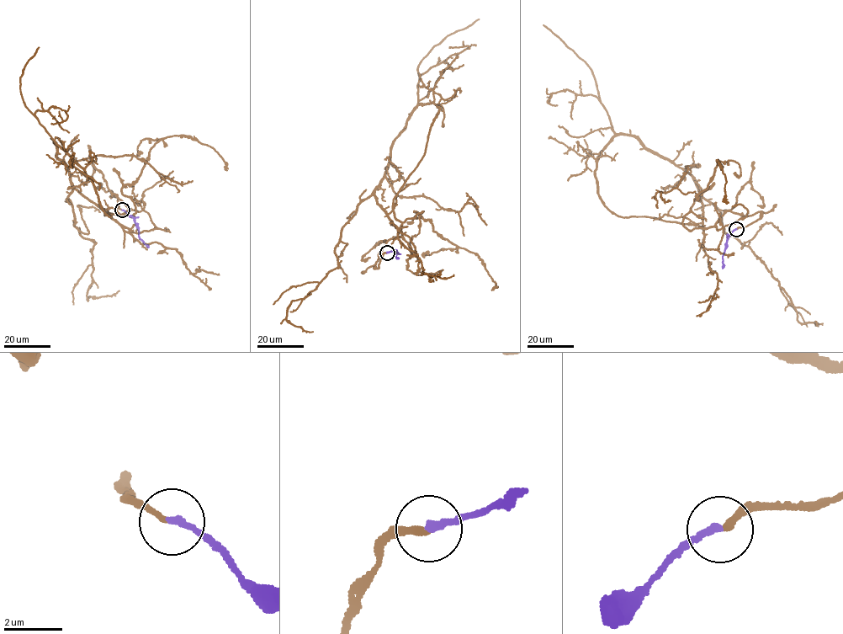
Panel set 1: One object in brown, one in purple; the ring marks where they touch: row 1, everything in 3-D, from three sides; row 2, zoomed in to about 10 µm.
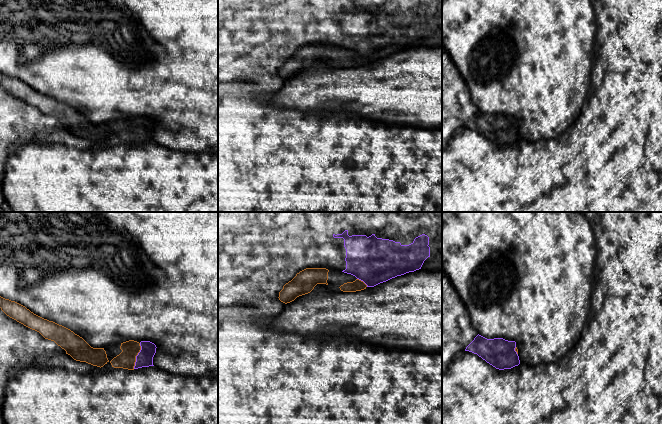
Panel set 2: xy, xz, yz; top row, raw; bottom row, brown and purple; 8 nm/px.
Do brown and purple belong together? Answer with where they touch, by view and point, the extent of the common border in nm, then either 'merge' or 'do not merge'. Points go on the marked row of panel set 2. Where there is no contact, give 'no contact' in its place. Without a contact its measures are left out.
contact xy (136, 355); length 220 nm; merge

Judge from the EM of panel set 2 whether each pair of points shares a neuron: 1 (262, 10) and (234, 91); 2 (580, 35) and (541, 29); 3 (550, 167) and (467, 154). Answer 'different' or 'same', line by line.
1: different
2: same
3: same

